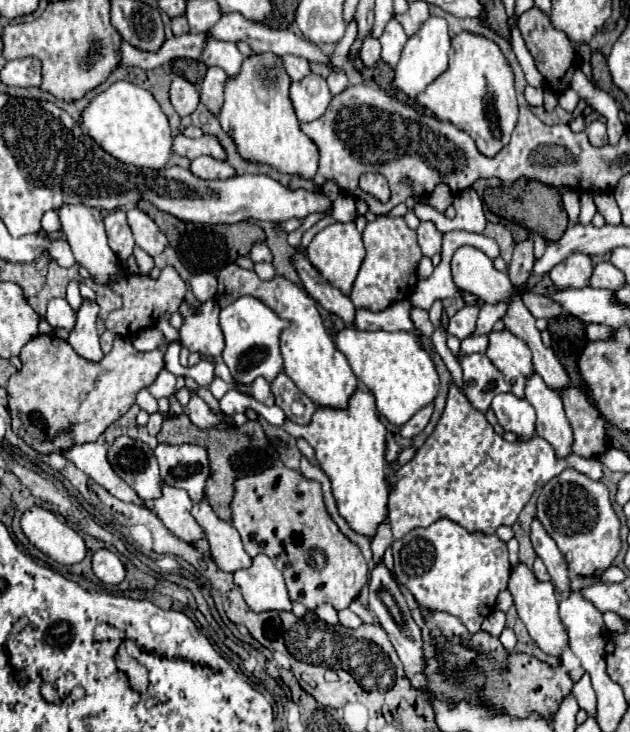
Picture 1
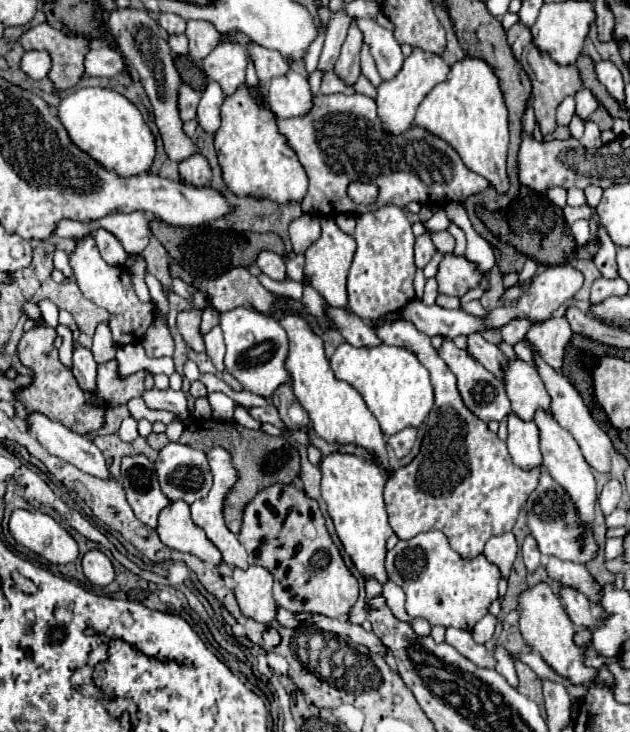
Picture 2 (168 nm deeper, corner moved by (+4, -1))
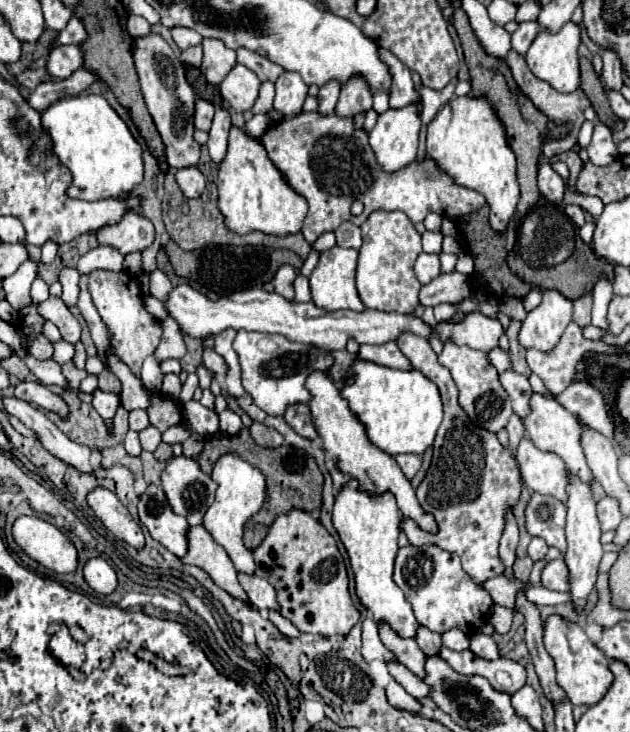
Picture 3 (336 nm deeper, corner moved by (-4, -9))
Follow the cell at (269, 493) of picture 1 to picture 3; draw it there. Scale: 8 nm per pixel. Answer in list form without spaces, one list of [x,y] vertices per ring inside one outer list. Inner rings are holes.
[[[304,510],[280,514],[268,530],[264,542],[254,550],[256,576],[266,578],[278,594],[280,614],[300,632],[320,636],[346,636],[360,620],[348,592],[348,574],[336,540],[326,528]]]

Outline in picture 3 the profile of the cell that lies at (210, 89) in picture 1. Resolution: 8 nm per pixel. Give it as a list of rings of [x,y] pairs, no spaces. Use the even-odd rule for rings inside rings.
[[[220,108],[216,110],[214,122],[212,122],[212,130],[210,130],[210,140],[208,140],[208,152],[212,162],[220,164],[226,156],[226,144],[228,144],[228,132],[230,132],[230,114],[228,110]]]

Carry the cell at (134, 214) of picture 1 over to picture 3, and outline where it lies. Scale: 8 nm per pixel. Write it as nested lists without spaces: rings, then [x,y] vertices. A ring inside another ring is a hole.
[[[126,212],[120,222],[98,230],[98,242],[118,248],[120,254],[144,250],[154,242],[154,226],[138,212]]]

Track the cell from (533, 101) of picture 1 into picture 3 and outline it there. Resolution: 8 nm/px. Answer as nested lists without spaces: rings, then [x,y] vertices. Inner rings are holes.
[[[542,160],[540,170],[538,170],[538,188],[550,202],[554,202],[554,204],[562,202],[564,180],[552,170],[552,166],[546,160]]]

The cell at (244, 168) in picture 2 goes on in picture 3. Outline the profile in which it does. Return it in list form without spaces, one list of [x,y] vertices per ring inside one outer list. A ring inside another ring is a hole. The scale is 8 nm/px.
[[[232,128],[228,154],[222,160],[218,174],[218,208],[230,232],[264,232],[268,236],[290,236],[300,232],[308,212],[308,202],[286,184],[258,140],[246,136],[240,128]]]

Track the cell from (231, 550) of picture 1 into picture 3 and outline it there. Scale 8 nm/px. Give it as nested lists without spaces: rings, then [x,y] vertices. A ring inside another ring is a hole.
[[[228,452],[216,460],[212,470],[212,480],[218,484],[218,490],[216,490],[214,504],[208,508],[204,516],[204,528],[212,534],[216,544],[220,544],[226,550],[226,554],[230,556],[238,572],[254,574],[256,564],[252,560],[252,552],[242,542],[242,534],[244,534],[244,524],[262,508],[266,500],[264,472],[260,472],[260,468],[256,468],[254,464],[248,464],[240,456]]]

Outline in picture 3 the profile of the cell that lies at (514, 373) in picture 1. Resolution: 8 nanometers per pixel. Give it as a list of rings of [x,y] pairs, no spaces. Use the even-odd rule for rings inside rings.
[[[532,394],[530,406],[532,406],[532,412],[524,422],[526,436],[536,444],[536,448],[540,448],[544,452],[554,452],[556,456],[560,456],[574,476],[578,476],[586,484],[592,484],[594,476],[592,476],[592,472],[590,472],[590,468],[586,464],[582,444],[580,444],[580,438],[586,432],[586,426],[580,424],[580,420],[576,416],[572,416],[562,404],[558,404],[556,400],[548,400],[548,398],[540,396],[540,394]]]

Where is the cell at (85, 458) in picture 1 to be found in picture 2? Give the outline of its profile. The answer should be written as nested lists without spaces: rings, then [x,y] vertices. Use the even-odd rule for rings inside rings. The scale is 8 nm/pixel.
[[[44,414],[30,416],[30,432],[34,432],[36,440],[56,458],[74,464],[78,470],[98,476],[102,480],[110,480],[110,472],[102,452],[88,436],[80,436],[68,430],[64,424],[46,418]]]

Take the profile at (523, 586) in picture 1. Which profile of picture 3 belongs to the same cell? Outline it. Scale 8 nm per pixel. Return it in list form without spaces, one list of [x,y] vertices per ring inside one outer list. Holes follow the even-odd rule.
[[[550,616],[544,626],[544,646],[556,664],[556,682],[574,706],[592,706],[604,698],[614,682],[614,674],[610,672],[610,660],[604,656],[604,652],[600,652],[598,646],[588,640],[578,624],[566,622],[560,616]]]

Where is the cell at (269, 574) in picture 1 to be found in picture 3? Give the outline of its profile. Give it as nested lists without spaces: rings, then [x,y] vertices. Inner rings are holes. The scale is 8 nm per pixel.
[[[238,574],[238,582],[240,586],[244,586],[248,598],[250,598],[250,604],[258,610],[272,610],[276,608],[278,610],[278,604],[276,604],[276,592],[274,588],[270,586],[268,580],[264,578],[258,578],[258,576],[248,576],[248,574]]]

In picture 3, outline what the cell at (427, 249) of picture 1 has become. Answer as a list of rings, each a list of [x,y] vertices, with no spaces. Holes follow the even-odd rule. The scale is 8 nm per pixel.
[[[422,252],[416,260],[416,278],[420,284],[428,284],[432,282],[438,274],[440,274],[440,260],[438,260],[438,254],[426,254]]]

